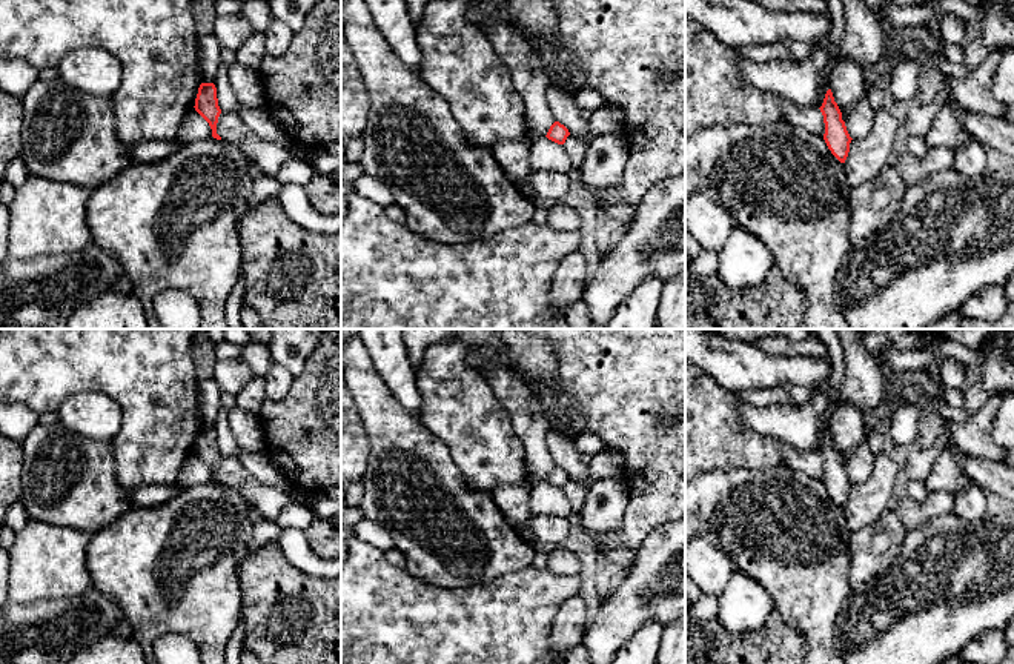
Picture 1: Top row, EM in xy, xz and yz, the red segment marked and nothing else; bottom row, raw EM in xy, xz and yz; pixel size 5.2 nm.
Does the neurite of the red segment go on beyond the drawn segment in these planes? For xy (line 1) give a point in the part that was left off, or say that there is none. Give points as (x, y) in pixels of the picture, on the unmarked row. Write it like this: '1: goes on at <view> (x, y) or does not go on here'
1: does not go on here

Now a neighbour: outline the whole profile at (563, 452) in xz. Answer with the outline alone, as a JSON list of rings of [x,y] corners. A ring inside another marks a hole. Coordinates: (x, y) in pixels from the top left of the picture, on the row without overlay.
[[[553,430],[547,433],[545,443],[555,464],[564,469],[570,480],[587,487],[592,484],[588,481],[588,466],[581,461],[573,443]]]

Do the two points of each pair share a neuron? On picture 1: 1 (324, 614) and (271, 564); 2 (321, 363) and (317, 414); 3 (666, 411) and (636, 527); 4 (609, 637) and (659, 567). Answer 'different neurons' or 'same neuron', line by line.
1: same neuron
2: same neuron
3: same neuron
4: same neuron

